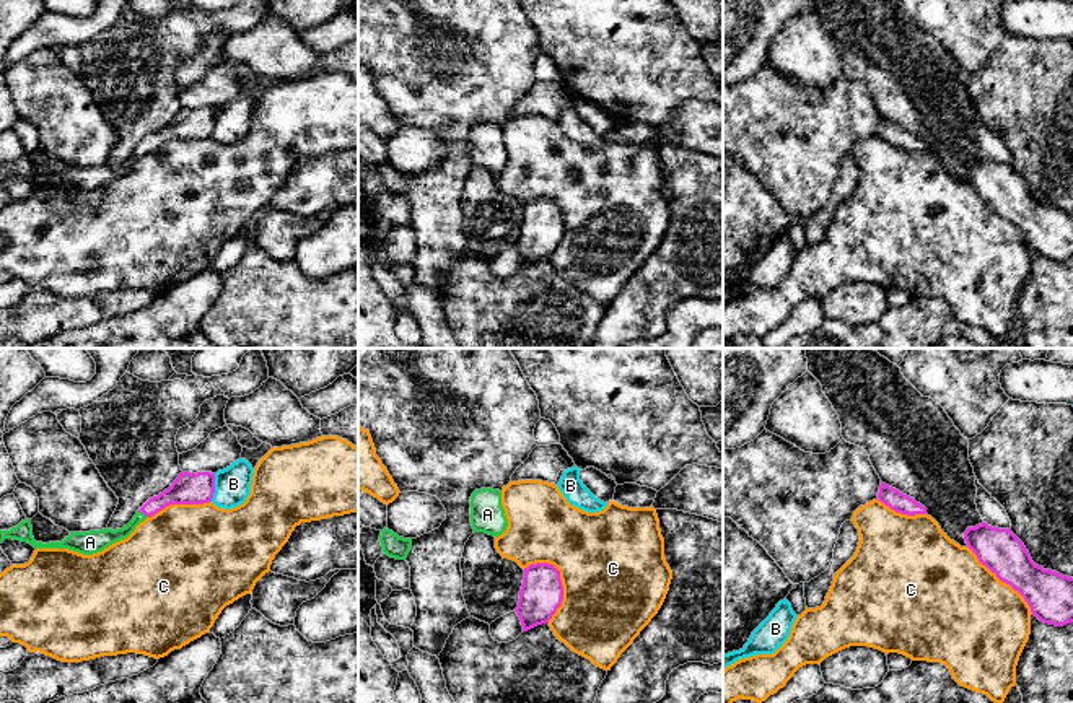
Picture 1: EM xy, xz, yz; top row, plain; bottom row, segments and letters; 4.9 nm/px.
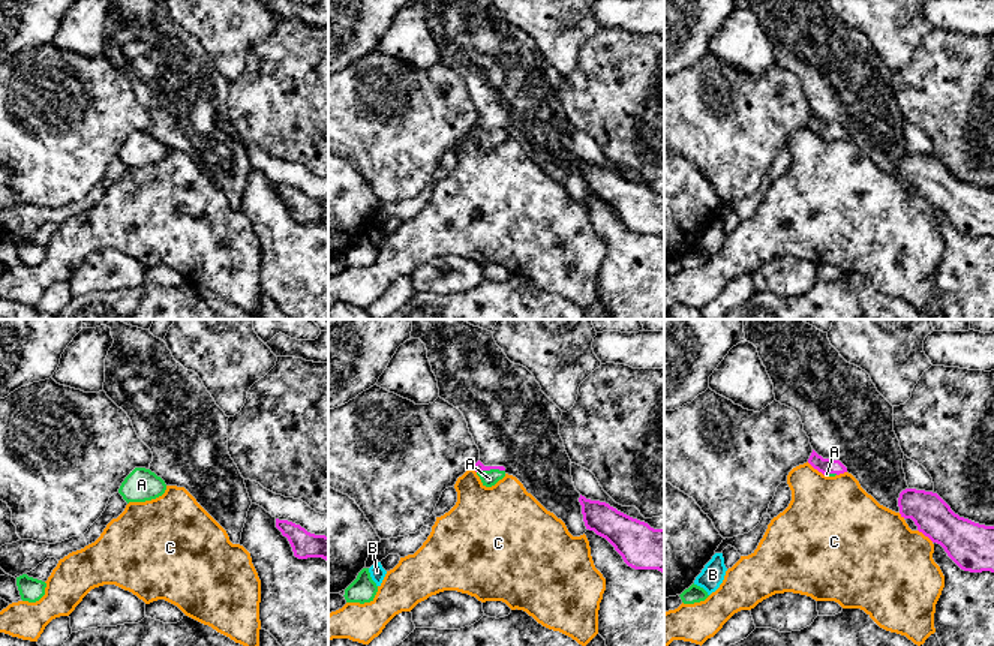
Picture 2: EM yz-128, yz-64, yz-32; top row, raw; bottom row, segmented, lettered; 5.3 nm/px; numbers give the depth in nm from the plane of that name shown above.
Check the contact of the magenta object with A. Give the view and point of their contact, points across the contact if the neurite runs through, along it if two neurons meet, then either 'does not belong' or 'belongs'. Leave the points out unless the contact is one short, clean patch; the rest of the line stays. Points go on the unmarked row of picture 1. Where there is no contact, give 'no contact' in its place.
xy (144, 148) | across xy (188, 124), (162, 135), (144, 148), (124, 168), (101, 174) | belongs

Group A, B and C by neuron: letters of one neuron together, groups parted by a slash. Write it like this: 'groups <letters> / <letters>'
groups A / B / C

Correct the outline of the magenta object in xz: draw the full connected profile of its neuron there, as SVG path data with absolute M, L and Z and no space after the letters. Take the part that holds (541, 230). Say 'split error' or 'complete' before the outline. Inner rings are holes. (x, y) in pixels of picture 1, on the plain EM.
complete | M536 199L524 203L519 236L515 246L521 255L523 267L549 259L562 236L560 207L554 200Z

